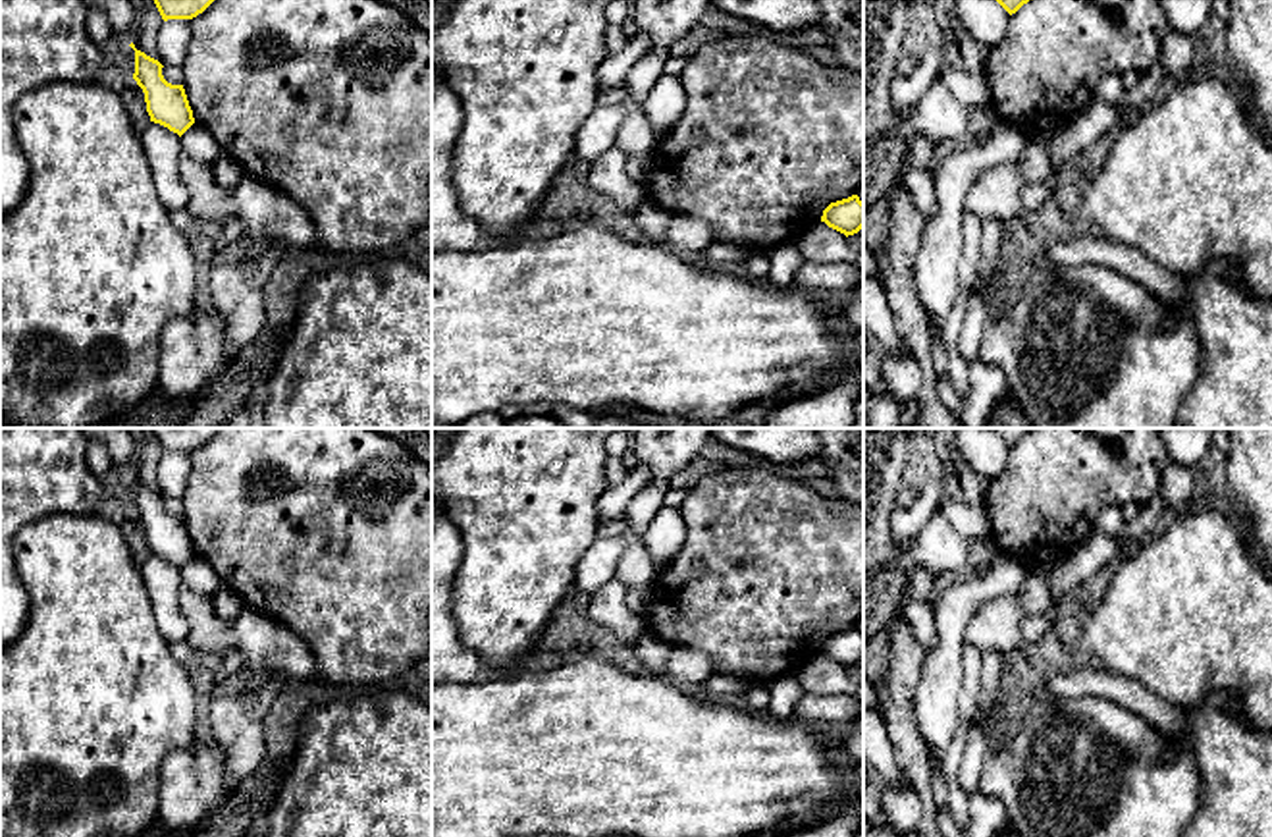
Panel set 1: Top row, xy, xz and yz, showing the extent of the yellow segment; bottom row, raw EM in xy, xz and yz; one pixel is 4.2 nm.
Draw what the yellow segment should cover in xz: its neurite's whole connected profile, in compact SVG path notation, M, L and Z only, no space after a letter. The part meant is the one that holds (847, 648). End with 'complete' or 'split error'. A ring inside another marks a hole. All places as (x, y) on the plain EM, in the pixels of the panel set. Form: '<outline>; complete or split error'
M858 627L831 634L823 642L821 654L846 669L854 667L863 660L863 634Z; complete

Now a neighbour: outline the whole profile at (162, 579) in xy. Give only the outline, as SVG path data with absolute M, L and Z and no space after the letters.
M150 555L141 577L150 596L158 631L170 642L187 640L191 625L179 609L179 590L183 584L181 569L160 555Z

